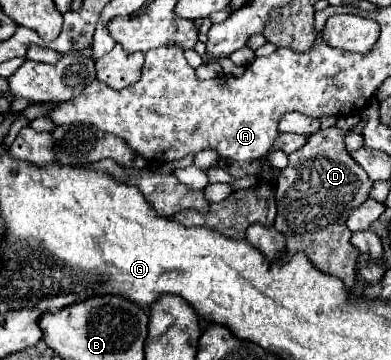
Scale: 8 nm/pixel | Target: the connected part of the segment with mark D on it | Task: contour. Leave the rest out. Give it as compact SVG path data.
M360 120L349 130L329 127L315 131L313 135L309 135L307 143L301 149L289 155L289 165L279 171L275 185L275 227L287 237L285 253L307 253L315 267L319 267L323 273L341 277L349 289L353 289L355 285L355 263L359 251L349 243L351 231L347 229L345 221L353 213L353 209L369 197L371 183L367 173L347 153L343 139L351 131L361 133L364 126L365 121Z

